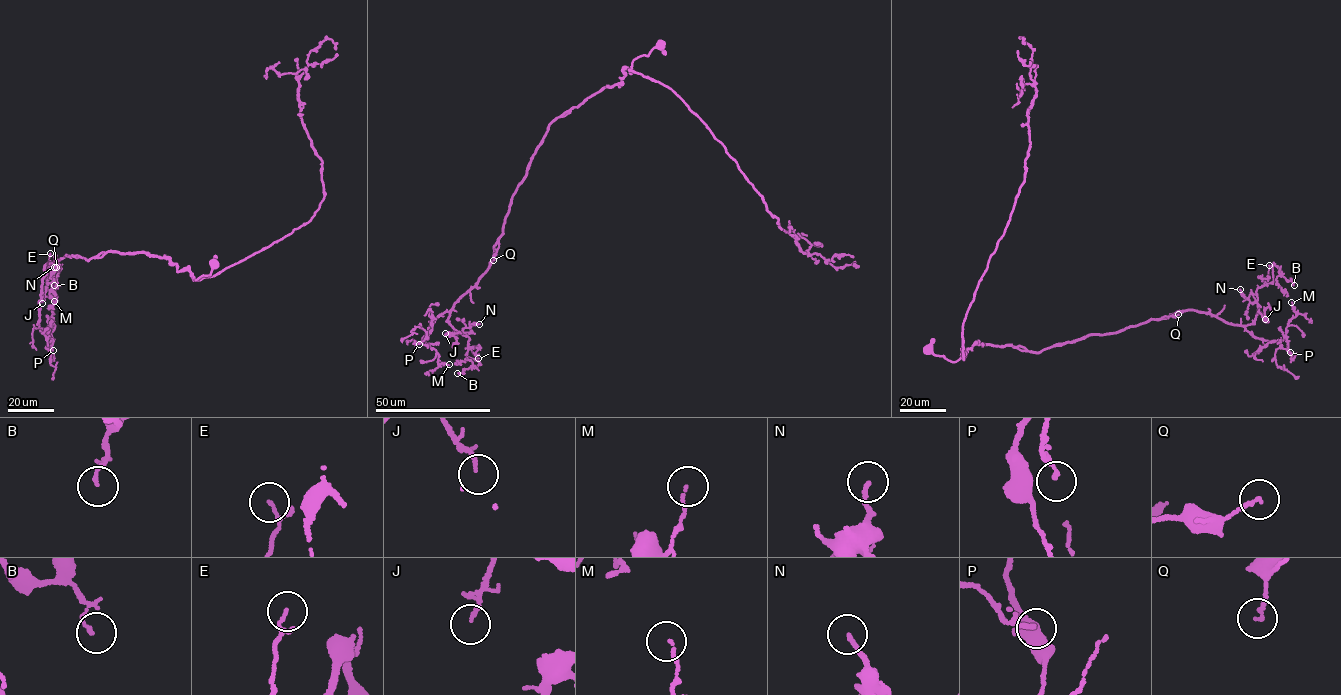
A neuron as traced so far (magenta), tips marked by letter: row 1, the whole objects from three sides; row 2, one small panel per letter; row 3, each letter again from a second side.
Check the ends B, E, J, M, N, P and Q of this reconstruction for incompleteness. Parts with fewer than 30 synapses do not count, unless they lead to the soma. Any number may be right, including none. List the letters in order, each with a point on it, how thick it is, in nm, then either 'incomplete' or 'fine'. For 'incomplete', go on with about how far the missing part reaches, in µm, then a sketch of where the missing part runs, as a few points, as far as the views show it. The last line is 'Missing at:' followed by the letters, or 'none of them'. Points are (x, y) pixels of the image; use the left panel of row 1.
B: (54, 285) | 120 nm | fine
E: (50, 253) | 90 nm | fine
J: (42, 303) | 140 nm | fine
M: (54, 301) | 100 nm | fine
N: (54, 267) | 160 nm | fine
P: (53, 350) | 90 nm | fine
Q: (56, 267) | 130 nm | fine
Missing at: none of them

